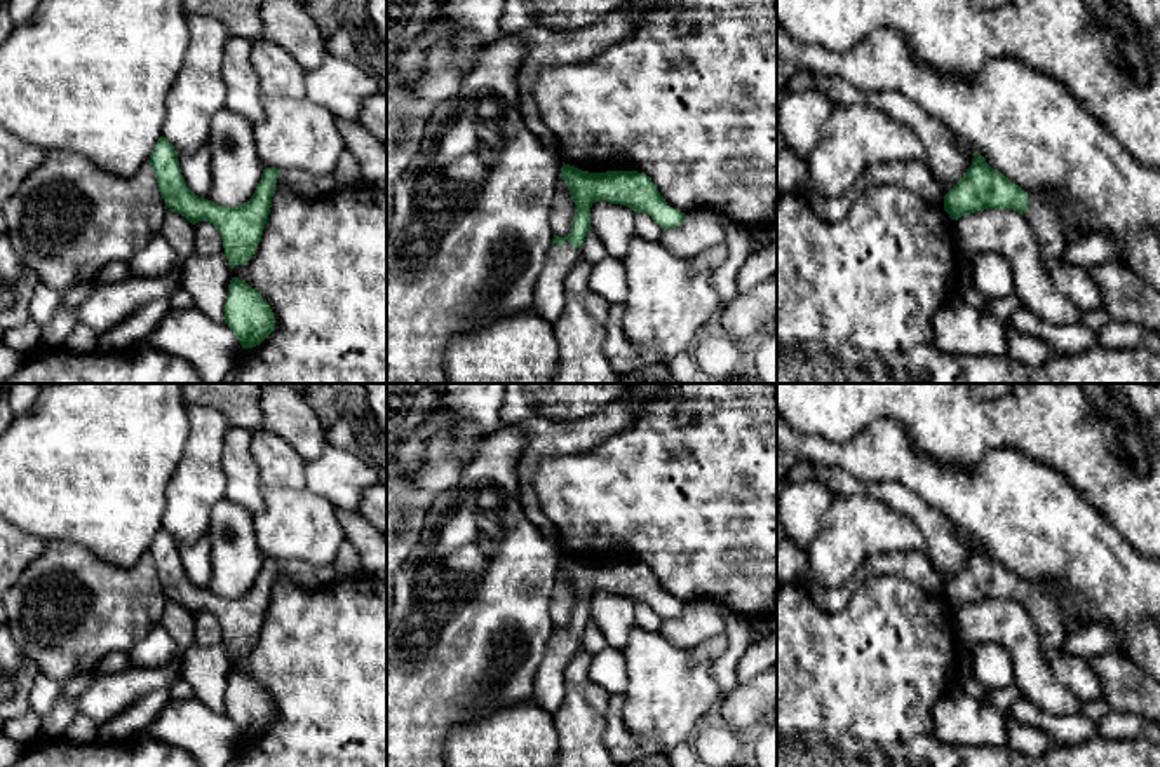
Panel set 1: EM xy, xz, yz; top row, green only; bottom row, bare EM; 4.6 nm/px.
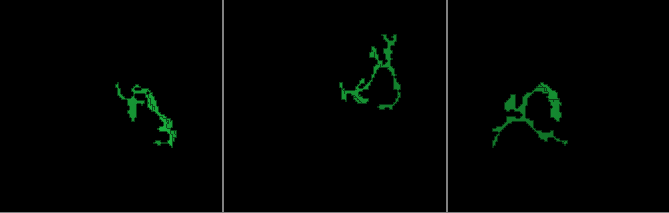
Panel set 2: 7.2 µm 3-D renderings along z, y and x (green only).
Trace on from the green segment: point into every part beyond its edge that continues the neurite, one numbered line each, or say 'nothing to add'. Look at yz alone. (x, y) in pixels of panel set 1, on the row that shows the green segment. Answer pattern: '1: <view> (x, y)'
1: yz (1052, 230)

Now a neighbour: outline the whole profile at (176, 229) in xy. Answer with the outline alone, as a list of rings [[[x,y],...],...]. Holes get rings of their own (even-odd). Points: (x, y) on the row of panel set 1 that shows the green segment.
[[[167,209],[160,234],[179,258],[185,260],[195,253],[193,225],[179,213]]]

